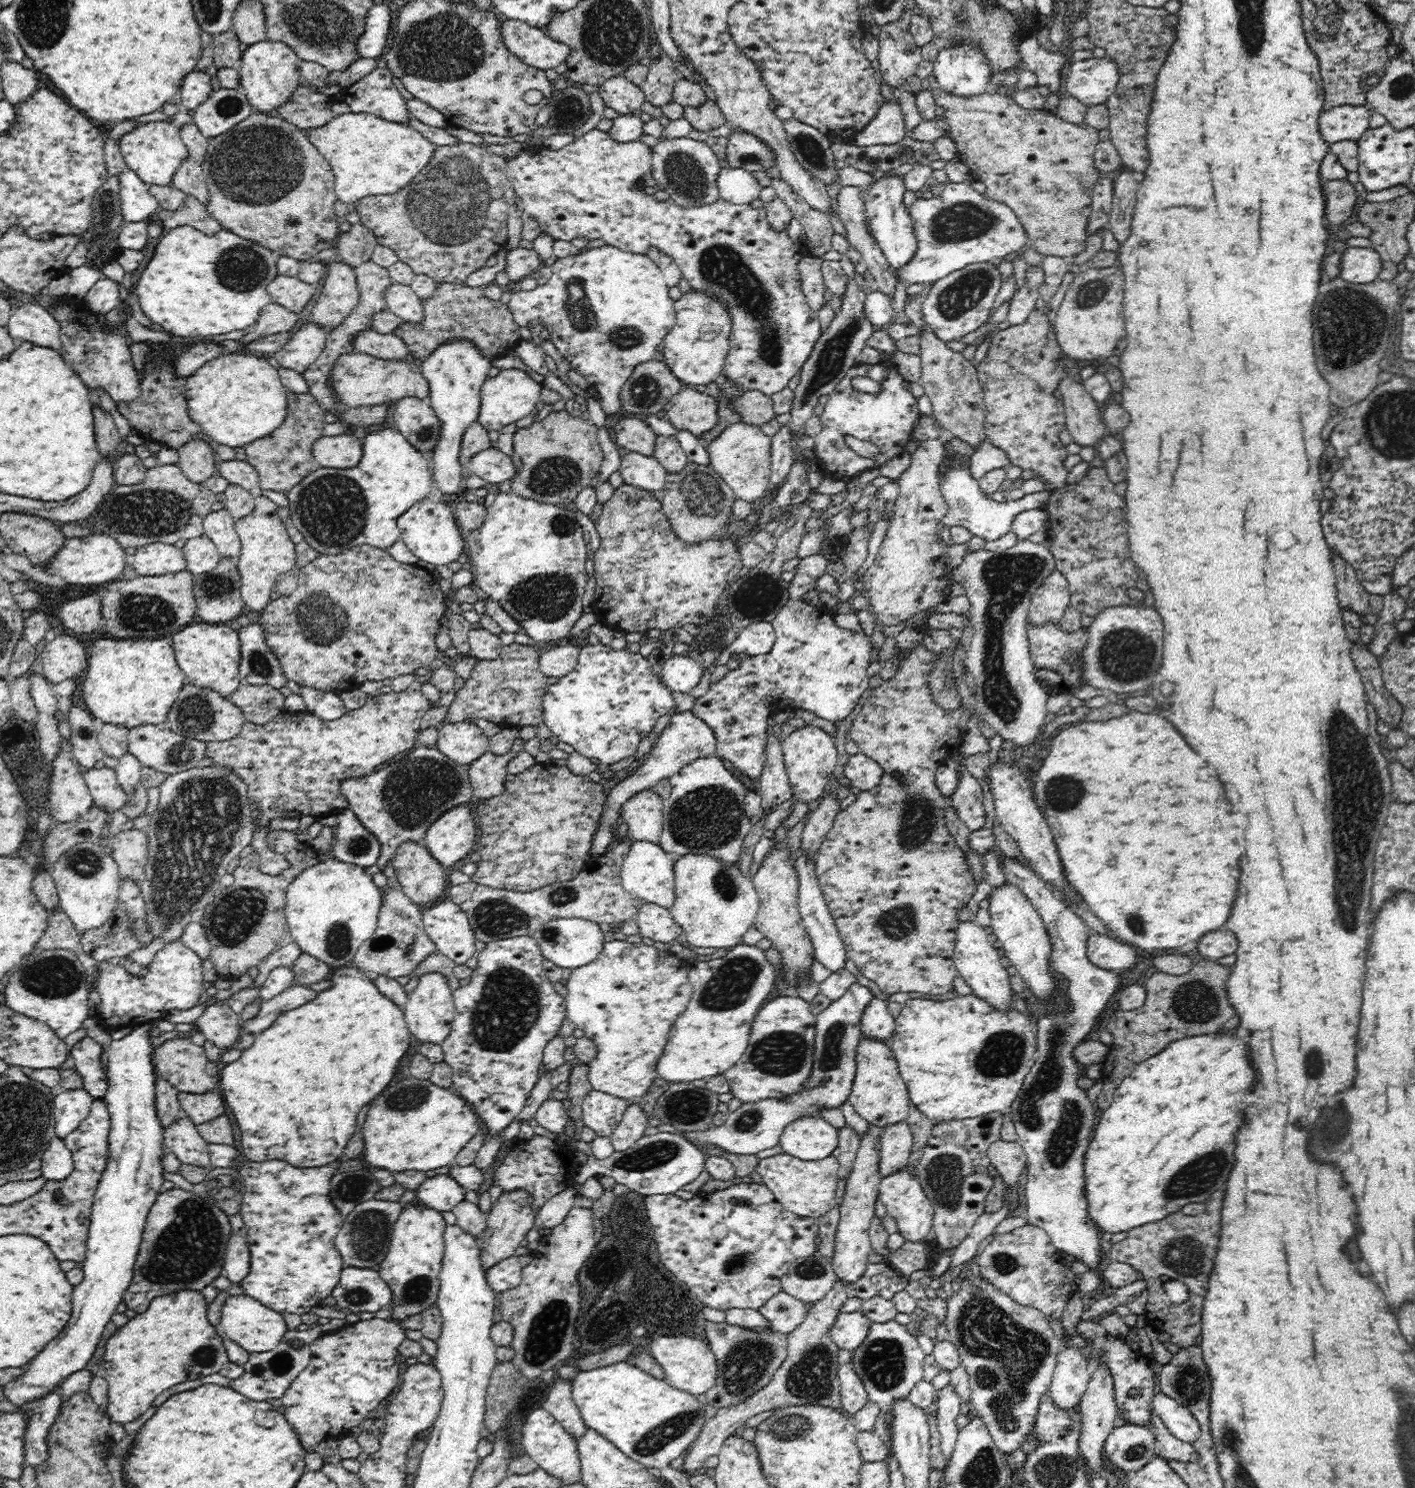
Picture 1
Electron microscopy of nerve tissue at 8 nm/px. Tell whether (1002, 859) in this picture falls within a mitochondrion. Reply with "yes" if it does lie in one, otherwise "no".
no

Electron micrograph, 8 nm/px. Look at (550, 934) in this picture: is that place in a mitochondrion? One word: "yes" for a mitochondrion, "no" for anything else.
yes

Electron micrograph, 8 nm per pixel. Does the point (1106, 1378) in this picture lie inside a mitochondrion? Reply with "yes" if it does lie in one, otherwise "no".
no

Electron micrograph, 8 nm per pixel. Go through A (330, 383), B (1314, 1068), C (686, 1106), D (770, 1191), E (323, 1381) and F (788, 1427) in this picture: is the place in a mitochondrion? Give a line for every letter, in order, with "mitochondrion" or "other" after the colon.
A: other
B: other
C: mitochondrion
D: other
E: other
F: mitochondrion

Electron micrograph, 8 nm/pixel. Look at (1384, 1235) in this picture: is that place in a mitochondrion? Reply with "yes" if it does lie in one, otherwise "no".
no

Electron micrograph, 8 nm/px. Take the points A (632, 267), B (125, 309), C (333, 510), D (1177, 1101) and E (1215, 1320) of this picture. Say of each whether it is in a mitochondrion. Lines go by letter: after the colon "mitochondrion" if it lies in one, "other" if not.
A: other
B: other
C: mitochondrion
D: other
E: other

